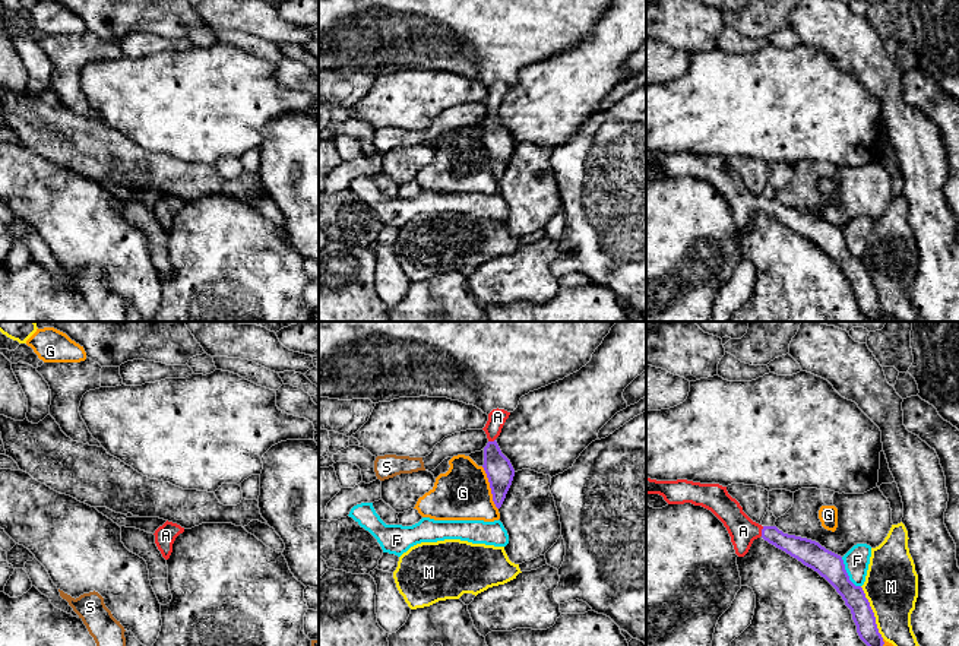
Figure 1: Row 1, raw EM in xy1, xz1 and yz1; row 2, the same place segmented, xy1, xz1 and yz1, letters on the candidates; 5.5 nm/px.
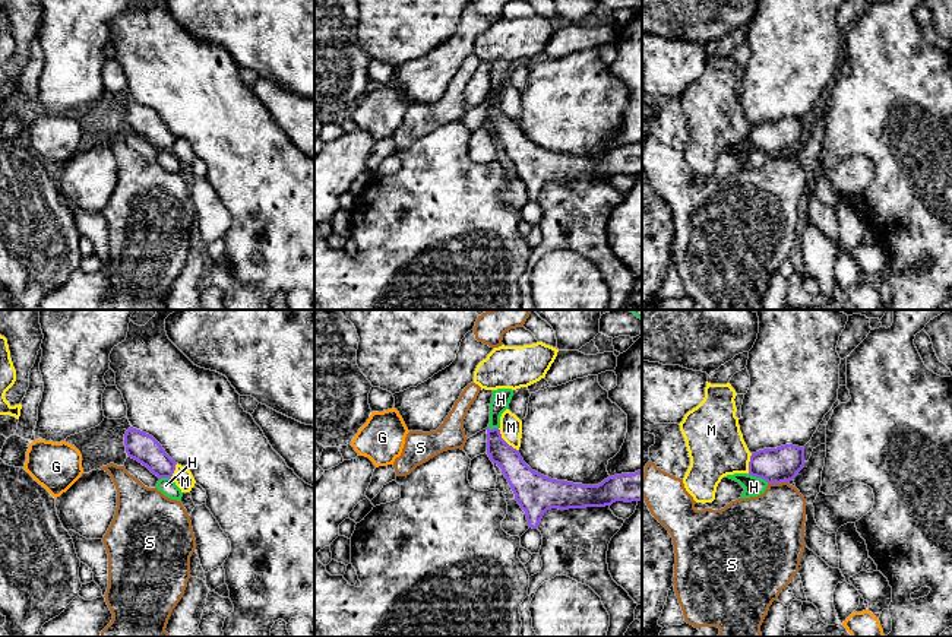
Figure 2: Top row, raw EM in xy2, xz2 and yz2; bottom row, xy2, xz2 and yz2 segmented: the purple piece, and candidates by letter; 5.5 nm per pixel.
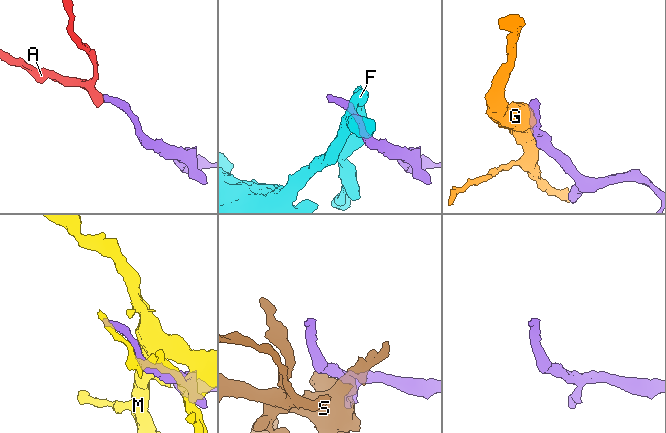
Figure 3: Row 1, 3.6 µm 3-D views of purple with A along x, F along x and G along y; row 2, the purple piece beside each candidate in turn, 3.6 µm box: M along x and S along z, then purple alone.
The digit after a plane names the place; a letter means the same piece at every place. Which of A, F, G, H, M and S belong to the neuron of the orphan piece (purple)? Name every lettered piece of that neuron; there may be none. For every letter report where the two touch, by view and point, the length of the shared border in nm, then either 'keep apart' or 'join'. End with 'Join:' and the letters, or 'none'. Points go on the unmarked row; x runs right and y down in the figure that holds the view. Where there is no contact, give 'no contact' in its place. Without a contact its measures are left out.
A: meets purple in yz1 at (762, 203); contact 60 nm long; join
F: meets purple in yz1 at (847, 246); contact 200 nm long; keep apart
G: meets purple in xz1 at (490, 160); contact 260 nm long; keep apart
H: meets purple in yz2 at (759, 149); contact 120 nm long; keep apart
M: meets purple in yz1 at (873, 285); contact 320 nm long; keep apart
S: meets purple in yz2 at (777, 155); contact 110 nm long; keep apart
Join: A

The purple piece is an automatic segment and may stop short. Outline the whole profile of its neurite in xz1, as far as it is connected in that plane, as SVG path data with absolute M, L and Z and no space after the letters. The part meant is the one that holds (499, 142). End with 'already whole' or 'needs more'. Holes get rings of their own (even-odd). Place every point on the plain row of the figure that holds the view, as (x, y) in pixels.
M499 80L493 82L488 86L488 94L485 99L482 101L488 111L488 115L484 120L482 140L487 146L491 167L493 167L493 174L497 181L501 180L515 149L515 142L510 133L501 126L496 114L509 88L510 85L504 82L499 82Z | needs more

